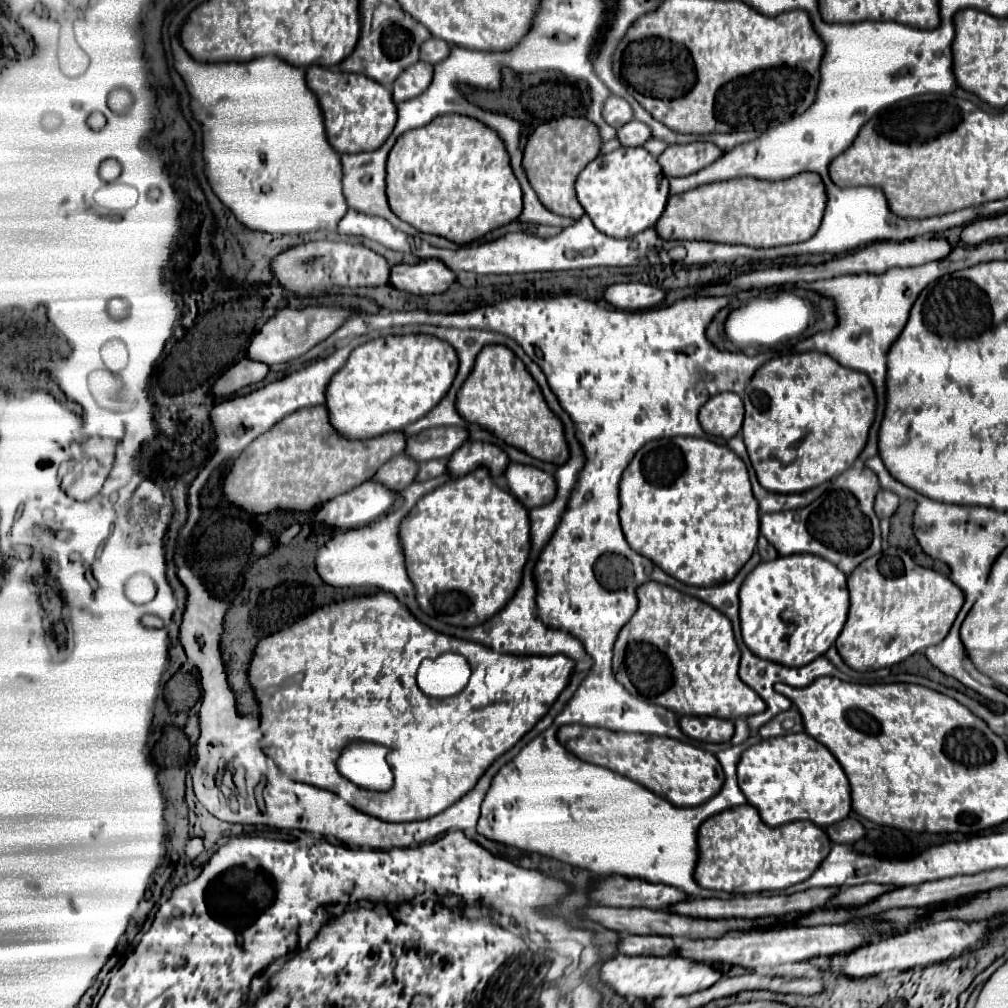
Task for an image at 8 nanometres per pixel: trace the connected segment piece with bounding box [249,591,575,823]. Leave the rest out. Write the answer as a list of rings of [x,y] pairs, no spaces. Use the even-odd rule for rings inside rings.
[[[379,591],[375,595],[365,595],[365,597],[355,597],[355,599],[347,599],[347,601],[334,602],[319,607],[317,611],[313,611],[311,615],[299,619],[297,623],[293,623],[291,627],[285,627],[265,639],[259,641],[255,655],[253,655],[253,663],[249,669],[249,679],[251,685],[255,689],[257,701],[261,705],[261,725],[263,725],[263,751],[267,753],[267,757],[279,767],[279,771],[283,775],[287,775],[293,781],[299,783],[309,783],[327,791],[337,793],[339,797],[347,799],[355,809],[359,809],[361,813],[373,815],[377,819],[383,821],[393,821],[393,823],[401,823],[401,821],[419,821],[419,819],[429,819],[435,817],[437,813],[445,811],[449,805],[453,805],[455,801],[459,801],[465,793],[469,793],[469,789],[473,789],[473,785],[479,781],[481,773],[485,773],[485,769],[489,769],[489,765],[501,757],[505,751],[509,751],[525,733],[529,733],[537,721],[541,721],[547,711],[551,709],[551,705],[555,703],[555,699],[559,697],[559,693],[567,687],[569,677],[573,673],[575,661],[565,657],[563,653],[555,653],[553,657],[525,657],[525,655],[513,655],[513,653],[501,653],[495,649],[489,649],[481,643],[475,641],[465,641],[465,639],[455,639],[449,635],[443,635],[439,631],[433,631],[431,627],[419,623],[409,609],[405,609],[405,605],[401,601],[397,601],[397,597],[393,597],[393,593],[385,593]],[[441,653],[461,653],[463,657],[467,657],[473,673],[469,679],[469,685],[447,699],[435,699],[435,697],[425,697],[425,693],[421,693],[421,689],[417,689],[417,681],[413,681],[413,677],[417,675],[417,665],[421,665],[423,659],[433,659],[439,657]],[[351,743],[379,743],[383,747],[387,747],[387,761],[389,767],[393,769],[393,787],[389,791],[383,793],[371,793],[367,789],[361,789],[359,785],[351,785],[351,781],[345,781],[345,777],[341,777],[339,769],[337,769],[337,757],[341,757],[341,751],[351,745]]]

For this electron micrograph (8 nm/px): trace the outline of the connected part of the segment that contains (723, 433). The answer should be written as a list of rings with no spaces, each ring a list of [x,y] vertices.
[[[735,393],[711,397],[699,411],[699,423],[707,435],[731,439],[743,425],[743,401]]]

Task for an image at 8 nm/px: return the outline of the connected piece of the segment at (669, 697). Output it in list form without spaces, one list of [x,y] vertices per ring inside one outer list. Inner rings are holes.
[[[655,581],[643,583],[637,589],[637,597],[639,597],[639,609],[629,619],[627,627],[621,629],[613,649],[615,679],[631,695],[661,707],[667,707],[675,711],[679,717],[711,715],[711,717],[723,717],[723,719],[737,719],[737,717],[763,713],[767,709],[765,701],[749,685],[745,685],[737,673],[741,651],[735,643],[731,621],[723,613],[703,603],[701,599],[683,595],[669,585],[661,585]]]

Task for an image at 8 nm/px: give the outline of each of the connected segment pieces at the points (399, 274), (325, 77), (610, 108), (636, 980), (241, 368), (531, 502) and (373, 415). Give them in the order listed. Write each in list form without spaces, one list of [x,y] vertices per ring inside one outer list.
[[[425,259],[417,265],[393,265],[389,283],[413,295],[433,295],[445,293],[453,283],[457,283],[457,275],[449,273],[441,261]]]
[[[311,65],[305,73],[309,89],[317,95],[325,117],[325,131],[331,147],[339,153],[361,153],[379,149],[397,123],[397,105],[391,91],[381,83],[357,75],[331,71],[321,65]]]
[[[611,95],[607,99],[605,107],[603,107],[603,117],[605,117],[605,121],[611,127],[619,129],[619,127],[623,127],[625,123],[629,123],[633,119],[633,109],[631,109],[631,105],[623,97]]]
[[[617,955],[615,959],[607,961],[601,967],[601,979],[609,983],[619,995],[627,999],[657,999],[667,995],[691,995],[695,991],[709,989],[719,979],[723,979],[723,973],[711,967],[709,963],[699,963],[693,959],[683,959],[679,955],[671,957],[629,957],[629,955]]]
[[[245,357],[239,363],[235,363],[225,375],[221,375],[217,379],[217,383],[213,385],[213,395],[215,397],[227,397],[227,395],[231,395],[231,393],[235,393],[247,385],[259,383],[267,377],[269,369],[271,369],[269,365]]]
[[[511,463],[507,467],[507,483],[509,491],[527,507],[541,507],[553,501],[557,495],[557,481],[551,473],[541,471],[533,465],[521,465],[521,463]]]
[[[411,333],[371,339],[353,349],[345,367],[329,381],[325,403],[329,409],[329,419],[333,427],[349,439],[369,439],[389,431],[401,431],[405,429],[405,425],[425,417],[425,413],[429,413],[441,401],[441,397],[445,397],[449,385],[453,385],[455,375],[457,375],[457,353],[447,341],[435,335]]]

